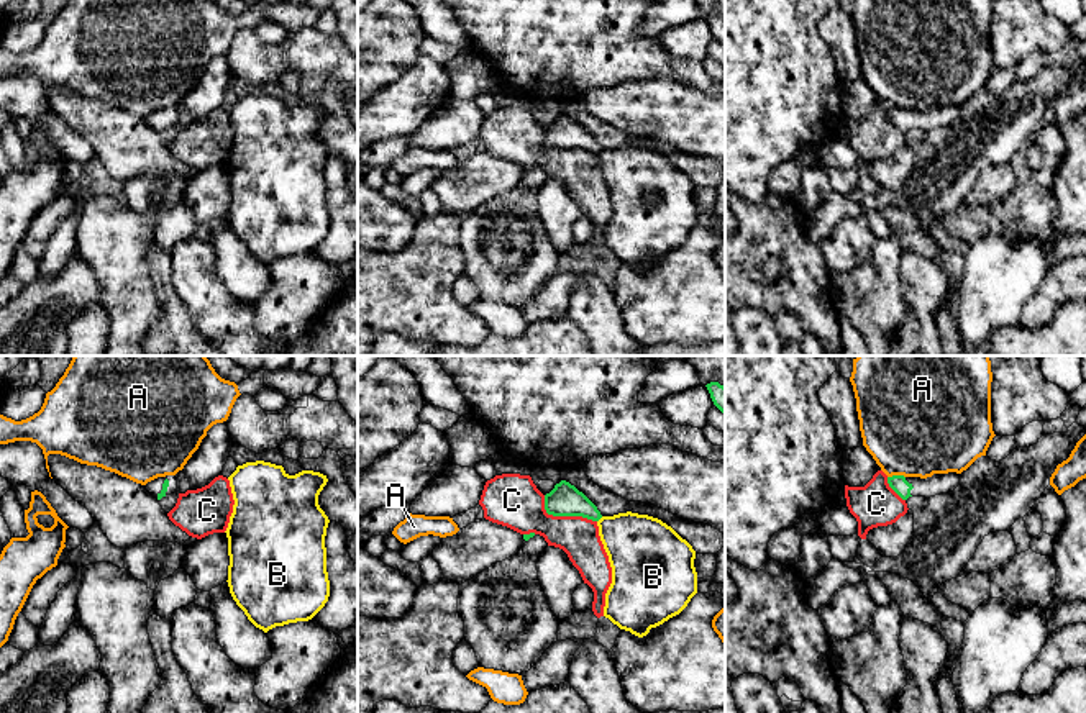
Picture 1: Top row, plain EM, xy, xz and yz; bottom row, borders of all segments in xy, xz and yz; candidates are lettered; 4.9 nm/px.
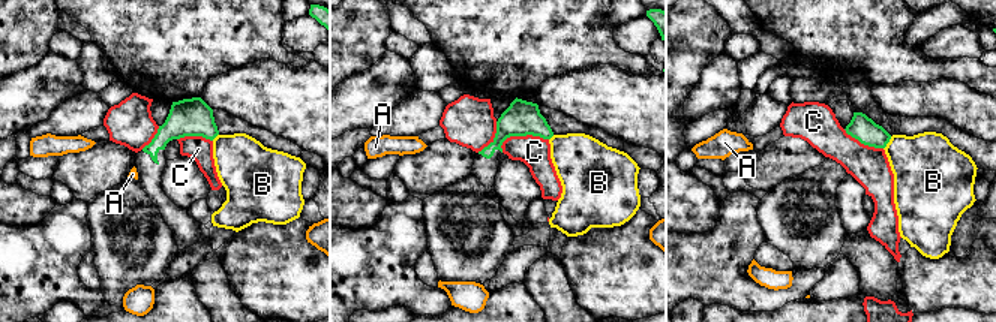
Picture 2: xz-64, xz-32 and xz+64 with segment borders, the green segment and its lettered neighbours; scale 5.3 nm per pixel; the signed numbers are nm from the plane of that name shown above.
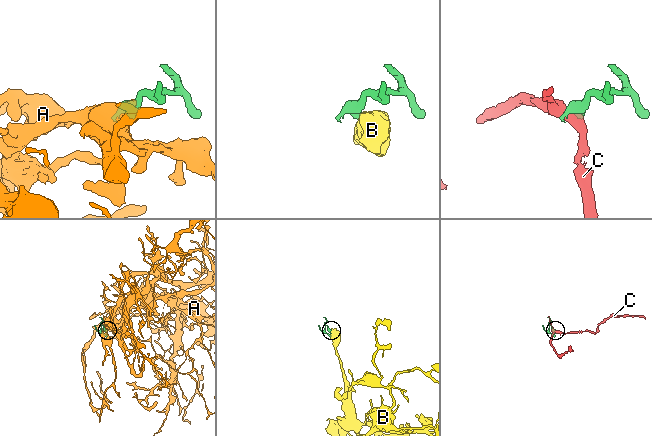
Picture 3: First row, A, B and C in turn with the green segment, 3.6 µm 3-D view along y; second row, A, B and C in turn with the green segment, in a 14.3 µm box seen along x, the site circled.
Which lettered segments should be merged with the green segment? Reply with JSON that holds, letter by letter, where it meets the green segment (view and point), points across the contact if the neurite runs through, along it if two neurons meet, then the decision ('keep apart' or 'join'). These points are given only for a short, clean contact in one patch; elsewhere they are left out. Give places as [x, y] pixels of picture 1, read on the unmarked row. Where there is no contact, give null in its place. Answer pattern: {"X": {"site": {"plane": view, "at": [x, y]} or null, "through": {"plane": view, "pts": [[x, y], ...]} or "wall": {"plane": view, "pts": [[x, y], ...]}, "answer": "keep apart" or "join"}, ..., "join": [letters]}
{"A": {"site": {"plane": "yz", "at": [896, 108]}, "wall": {"plane": "yz", "pts": [[904, 108], [888, 110]]}, "answer": "keep apart"}, "B": {"site": {"plane": "xz", "at": [599, 151]}, "wall": {"plane": "xz", "pts": [[602, 149], [597, 154]]}, "answer": "keep apart"}, "C": {"site": {"plane": "xz", "at": [563, 148]}, "wall": {"plane": "xz", "pts": [[543, 128], [543, 141], [548, 146], [581, 148], [596, 154]]}, "answer": "keep apart"}, "join": []}

